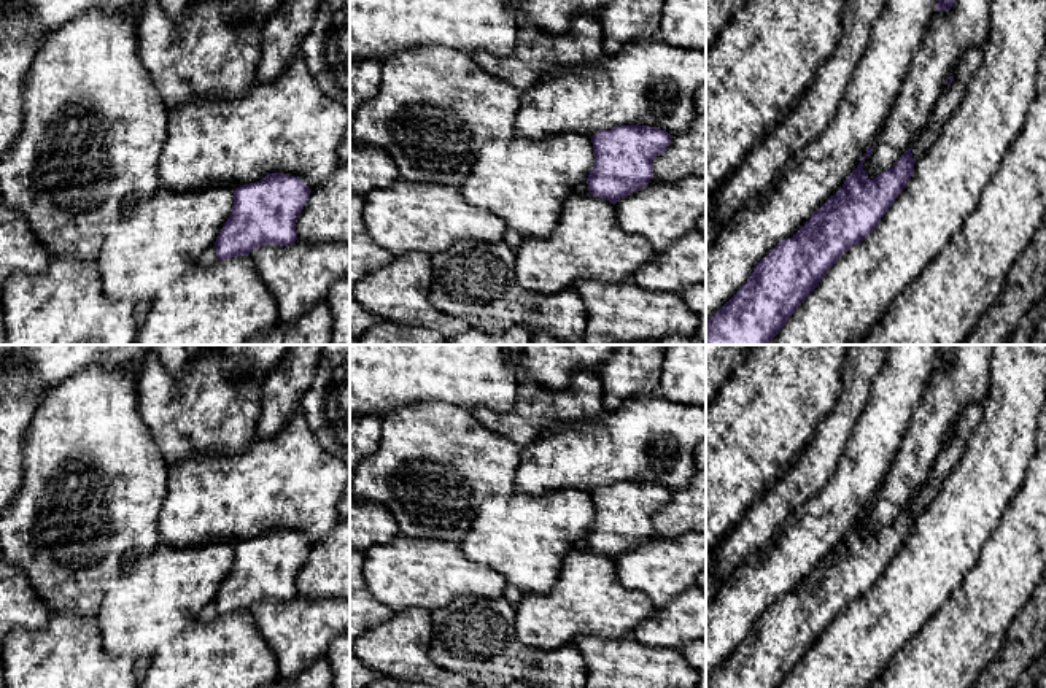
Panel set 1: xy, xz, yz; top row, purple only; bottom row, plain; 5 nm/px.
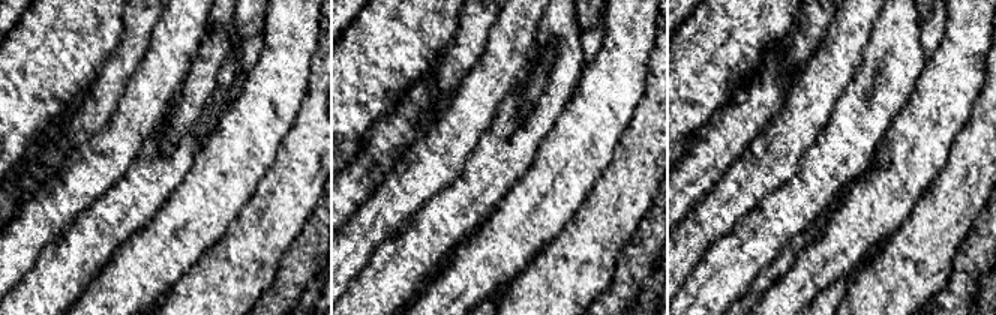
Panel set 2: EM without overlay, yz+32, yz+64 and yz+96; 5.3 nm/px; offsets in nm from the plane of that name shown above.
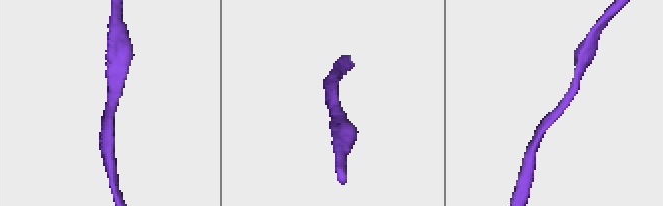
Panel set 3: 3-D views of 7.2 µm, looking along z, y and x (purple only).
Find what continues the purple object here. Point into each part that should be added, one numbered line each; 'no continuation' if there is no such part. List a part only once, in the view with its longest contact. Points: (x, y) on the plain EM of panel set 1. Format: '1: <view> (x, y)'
no continuation

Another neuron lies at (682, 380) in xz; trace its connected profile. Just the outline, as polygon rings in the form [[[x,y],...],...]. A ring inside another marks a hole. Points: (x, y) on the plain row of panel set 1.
[[[666,345],[657,392],[682,405],[706,407],[706,345]]]

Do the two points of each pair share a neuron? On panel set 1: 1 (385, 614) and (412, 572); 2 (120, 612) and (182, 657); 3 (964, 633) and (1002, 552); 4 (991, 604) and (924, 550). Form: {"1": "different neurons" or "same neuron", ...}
{"1": "different neurons", "2": "different neurons", "3": "same neuron", "4": "different neurons"}

